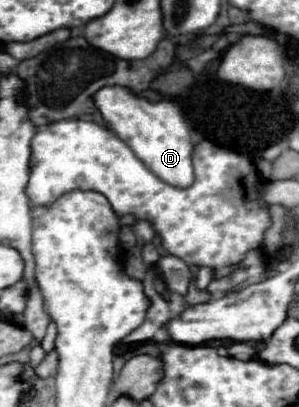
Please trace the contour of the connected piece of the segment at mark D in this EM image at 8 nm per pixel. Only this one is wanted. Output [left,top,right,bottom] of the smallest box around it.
[95,87,195,189]

